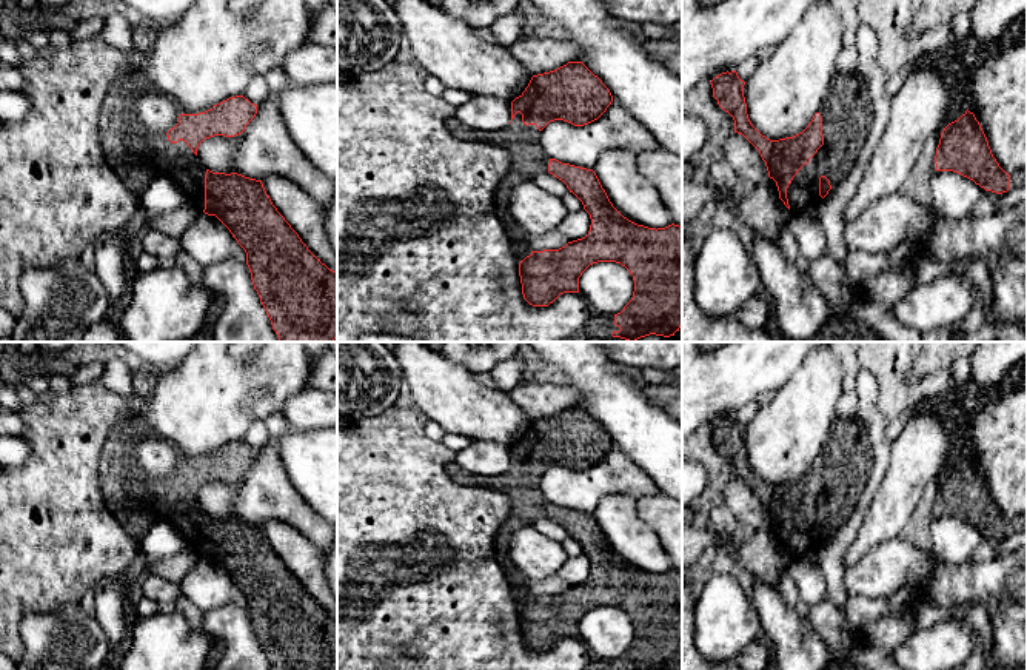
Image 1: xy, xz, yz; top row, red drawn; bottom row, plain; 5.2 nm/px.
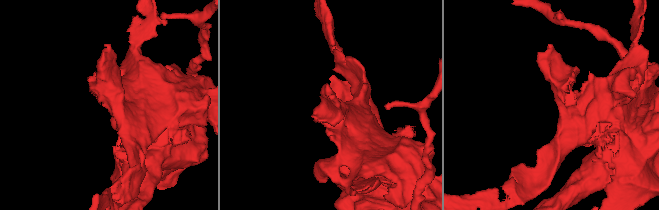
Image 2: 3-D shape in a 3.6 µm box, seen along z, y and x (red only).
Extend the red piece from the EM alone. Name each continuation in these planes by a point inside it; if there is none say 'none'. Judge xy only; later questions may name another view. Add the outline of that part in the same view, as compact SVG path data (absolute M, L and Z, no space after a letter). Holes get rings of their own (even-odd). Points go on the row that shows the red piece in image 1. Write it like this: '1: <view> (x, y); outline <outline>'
1: xy (177, 160); outline M149 131L143 140L154 149L162 174L176 180L197 213L205 209L205 174L197 156L186 145L179 140L171 143L166 134Z

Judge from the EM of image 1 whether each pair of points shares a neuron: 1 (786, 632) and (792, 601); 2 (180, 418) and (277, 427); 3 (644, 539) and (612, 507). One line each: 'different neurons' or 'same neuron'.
1: different neurons
2: different neurons
3: same neuron

